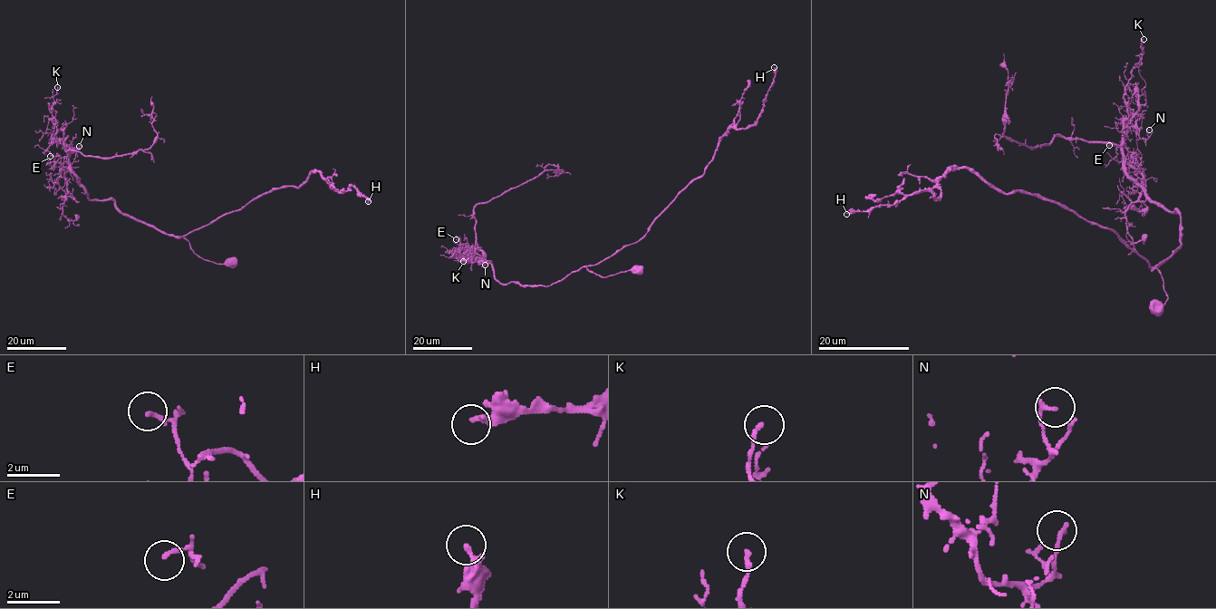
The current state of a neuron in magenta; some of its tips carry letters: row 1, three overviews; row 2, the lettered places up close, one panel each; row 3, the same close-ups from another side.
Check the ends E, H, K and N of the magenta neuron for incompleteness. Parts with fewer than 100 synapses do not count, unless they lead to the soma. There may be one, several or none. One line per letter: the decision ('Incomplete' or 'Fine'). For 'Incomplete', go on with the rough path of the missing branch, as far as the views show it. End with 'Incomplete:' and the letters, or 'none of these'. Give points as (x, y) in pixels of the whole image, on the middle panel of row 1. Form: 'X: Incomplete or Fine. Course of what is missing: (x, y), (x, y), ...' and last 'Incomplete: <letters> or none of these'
E: Fine
H: Fine
K: Fine
N: Fine
Incomplete: none of these

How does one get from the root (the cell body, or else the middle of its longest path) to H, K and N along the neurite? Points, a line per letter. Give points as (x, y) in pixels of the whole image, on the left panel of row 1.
H: (232, 261), (203, 259), (179, 237), (260, 195), (298, 188), (313, 171), (334, 190), (352, 186), (368, 201)
K: (232, 261), (203, 259), (182, 236), (125, 216), (112, 199), (90, 198), (64, 143), (53, 140), (57, 87)
N: (232, 261), (203, 259), (182, 236), (125, 216), (112, 199), (91, 200), (62, 144), (72, 152), (79, 146)

